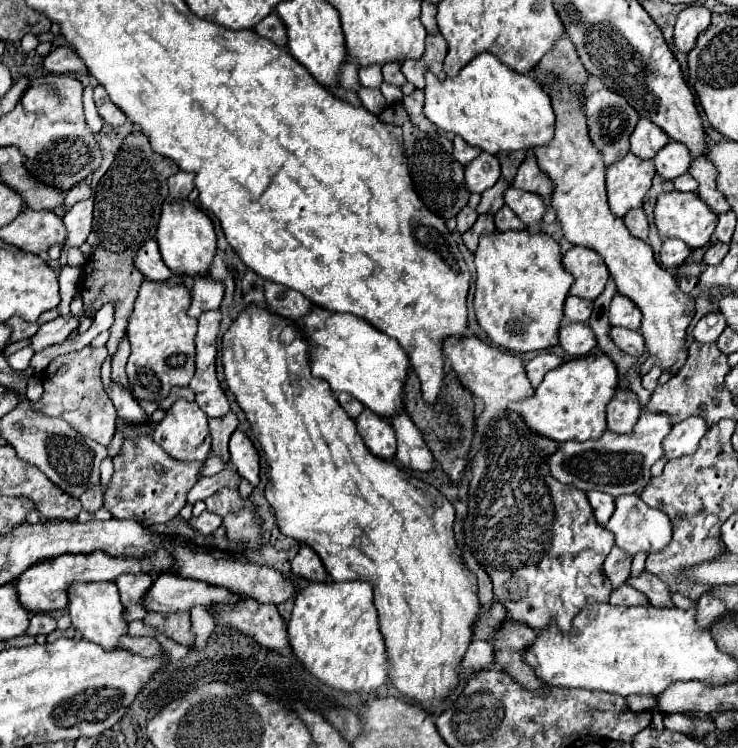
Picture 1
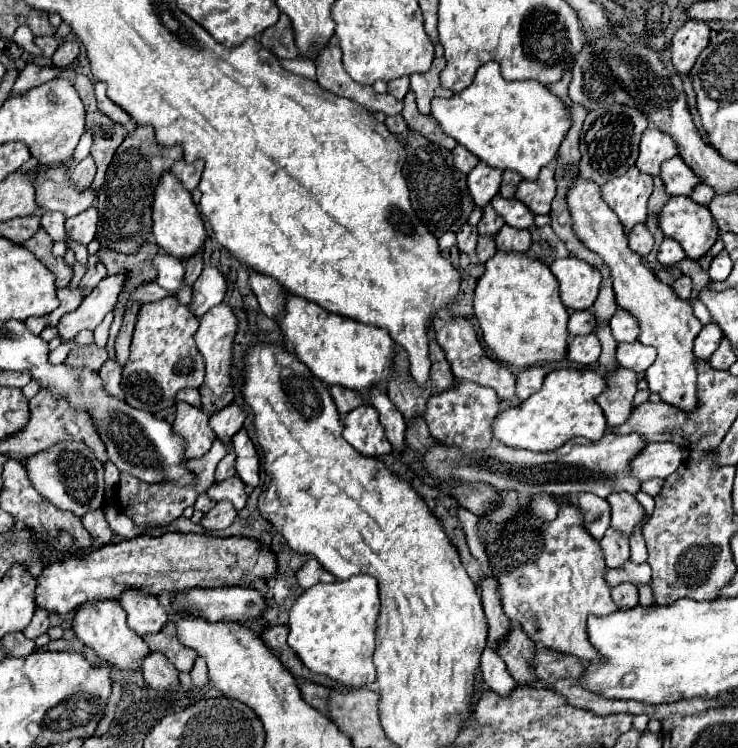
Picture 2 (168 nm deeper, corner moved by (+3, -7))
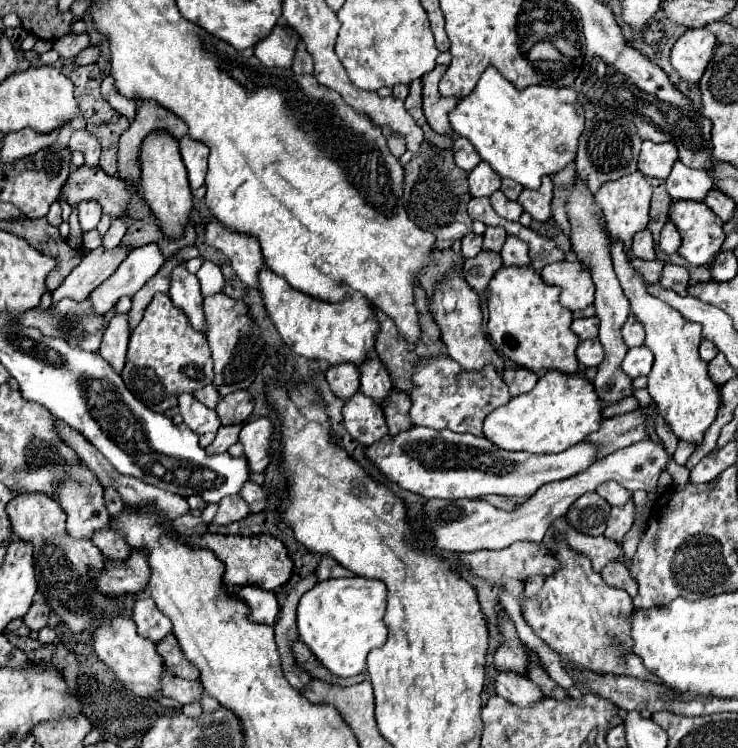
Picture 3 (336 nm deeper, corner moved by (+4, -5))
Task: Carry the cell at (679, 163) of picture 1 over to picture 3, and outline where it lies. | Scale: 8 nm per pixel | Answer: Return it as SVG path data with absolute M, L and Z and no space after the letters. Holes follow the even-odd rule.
M680 160L666 178L666 190L672 200L702 200L710 188L714 188L714 182L706 170L686 168Z

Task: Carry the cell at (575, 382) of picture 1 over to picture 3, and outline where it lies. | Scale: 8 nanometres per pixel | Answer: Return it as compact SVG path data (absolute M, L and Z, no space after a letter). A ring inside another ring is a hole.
M548 370L532 392L510 398L508 404L492 410L484 420L484 436L506 450L526 450L532 454L562 452L588 434L596 432L602 422L602 406L588 378Z

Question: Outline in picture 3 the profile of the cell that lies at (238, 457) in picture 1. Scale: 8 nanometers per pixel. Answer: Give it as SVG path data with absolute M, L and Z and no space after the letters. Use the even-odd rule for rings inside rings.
M254 418L242 426L240 444L244 446L244 456L248 460L250 472L264 472L268 466L272 432L274 430L270 418Z

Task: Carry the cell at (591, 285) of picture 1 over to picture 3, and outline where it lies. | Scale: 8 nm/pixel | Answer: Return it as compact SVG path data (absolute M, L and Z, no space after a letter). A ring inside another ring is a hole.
M560 260L542 270L542 280L562 288L560 304L572 312L580 312L594 302L594 282L590 268L580 260Z

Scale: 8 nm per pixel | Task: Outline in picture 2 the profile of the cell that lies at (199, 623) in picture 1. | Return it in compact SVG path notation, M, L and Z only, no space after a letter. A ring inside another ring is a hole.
M197 658L195 660L195 666L191 670L191 678L193 678L193 684L199 686L199 688L207 684L207 666L205 666L203 658Z

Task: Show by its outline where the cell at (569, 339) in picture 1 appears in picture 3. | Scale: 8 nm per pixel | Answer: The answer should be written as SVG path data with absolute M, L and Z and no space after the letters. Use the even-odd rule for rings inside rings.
M596 338L594 340L582 340L576 348L576 356L578 356L578 362L584 366L598 366L604 358L602 344Z

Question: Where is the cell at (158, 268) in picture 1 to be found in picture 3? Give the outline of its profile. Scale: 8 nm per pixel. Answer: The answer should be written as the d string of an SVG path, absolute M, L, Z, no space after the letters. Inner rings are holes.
M184 264L176 266L170 274L170 290L168 290L176 308L180 308L192 322L196 330L204 332L204 312L202 312L202 294L200 284L194 274L190 274Z

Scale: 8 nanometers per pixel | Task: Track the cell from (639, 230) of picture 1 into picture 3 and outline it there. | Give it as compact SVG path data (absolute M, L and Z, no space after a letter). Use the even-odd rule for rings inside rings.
M646 228L646 230L640 230L636 232L634 236L634 242L632 242L632 256L636 258L642 258L642 260L654 260L654 240L652 240L652 232Z

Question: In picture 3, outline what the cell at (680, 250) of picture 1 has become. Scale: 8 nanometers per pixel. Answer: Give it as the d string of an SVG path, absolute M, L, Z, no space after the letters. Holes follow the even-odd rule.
M666 222L664 224L658 246L660 246L660 250L664 254L674 254L680 248L680 234L678 234L678 230L674 230L674 224L672 222Z

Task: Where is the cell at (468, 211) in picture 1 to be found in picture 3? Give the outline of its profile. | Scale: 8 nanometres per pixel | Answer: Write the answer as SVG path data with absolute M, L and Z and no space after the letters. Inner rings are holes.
M466 234L462 238L462 256L464 258L474 258L480 250L482 250L482 236Z

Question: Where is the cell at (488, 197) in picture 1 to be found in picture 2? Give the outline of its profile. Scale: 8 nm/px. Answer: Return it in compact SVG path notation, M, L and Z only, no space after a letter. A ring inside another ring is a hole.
M487 204L483 208L483 218L481 218L479 226L477 226L479 236L495 236L503 228L503 224L505 224L503 218L493 210L491 204Z

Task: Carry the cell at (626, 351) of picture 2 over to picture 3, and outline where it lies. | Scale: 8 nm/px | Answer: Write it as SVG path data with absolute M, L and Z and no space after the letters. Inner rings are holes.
M636 346L636 348L628 350L628 354L622 362L622 370L626 370L626 374L632 378L648 376L652 364L654 364L652 352L646 346Z

